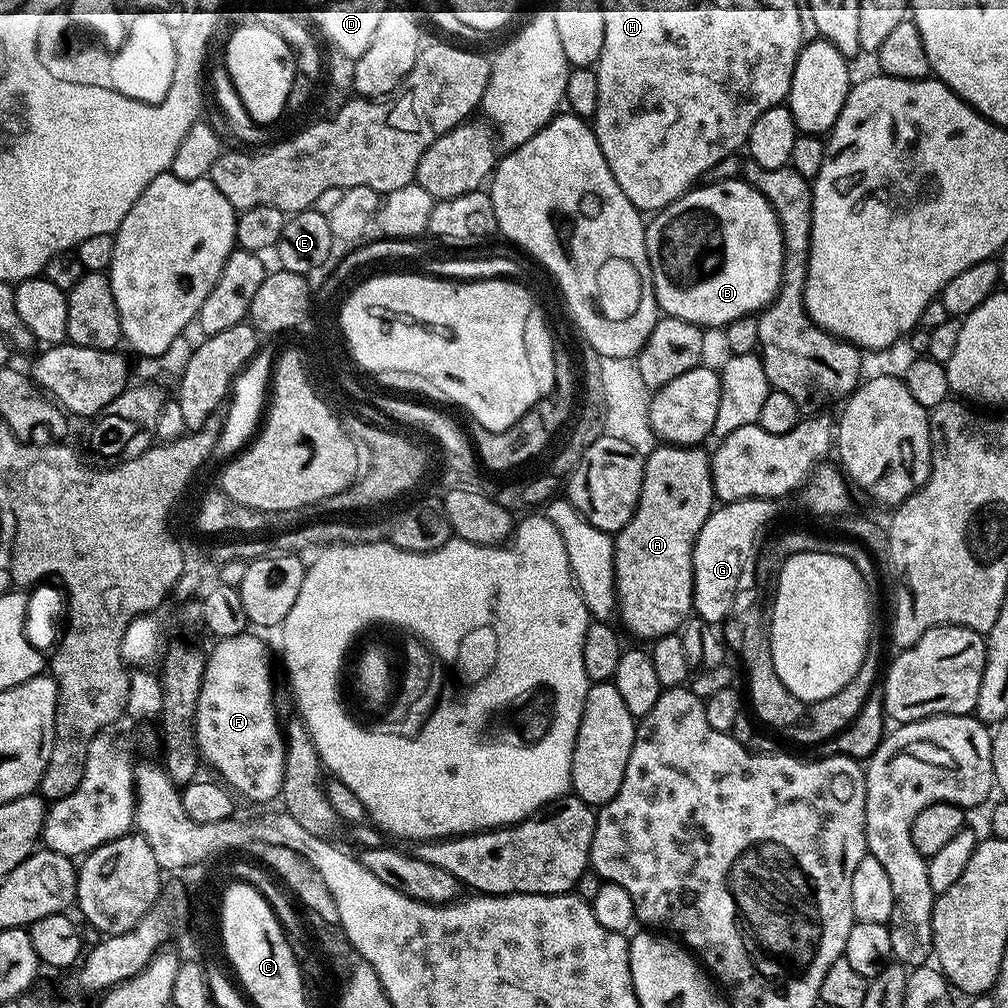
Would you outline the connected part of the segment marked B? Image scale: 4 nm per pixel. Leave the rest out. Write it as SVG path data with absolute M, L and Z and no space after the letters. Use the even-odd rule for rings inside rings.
M742 178L693 187L647 221L644 237L656 307L665 316L682 318L705 330L723 330L738 318L759 313L776 297L784 257L782 230L770 202Z

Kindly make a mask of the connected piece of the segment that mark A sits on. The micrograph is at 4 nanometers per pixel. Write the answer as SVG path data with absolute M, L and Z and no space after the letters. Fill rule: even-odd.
M661 443L644 462L642 490L638 506L622 531L615 533L614 574L616 575L616 607L621 620L636 636L645 642L660 636L673 635L684 621L693 615L694 566L692 551L698 538L698 530L712 513L716 491L712 485L712 462L709 453L700 446L683 448L677 444Z

